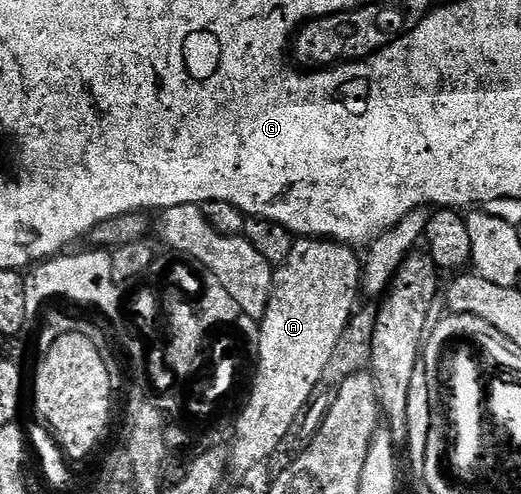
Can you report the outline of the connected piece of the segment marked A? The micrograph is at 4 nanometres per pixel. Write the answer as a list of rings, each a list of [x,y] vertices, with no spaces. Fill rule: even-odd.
[[[302,237],[295,242],[292,253],[288,253],[285,261],[275,270],[274,288],[268,301],[268,309],[260,321],[259,327],[262,328],[258,331],[258,368],[254,371],[254,384],[250,387],[250,396],[246,399],[246,408],[243,409],[242,416],[238,419],[238,428],[234,431],[234,448],[229,448],[228,451],[228,463],[233,470],[235,467],[238,471],[250,471],[257,463],[265,464],[269,460],[270,454],[276,449],[276,445],[280,445],[280,441],[284,441],[284,433],[288,433],[288,429],[292,429],[295,419],[306,410],[310,399],[314,396],[314,390],[322,381],[322,374],[324,373],[325,367],[328,366],[329,359],[332,358],[332,352],[336,350],[336,345],[348,325],[350,316],[356,310],[356,304],[354,302],[360,299],[362,263],[360,262],[360,255],[357,255],[354,251],[357,250],[353,246],[339,241],[331,241],[317,237]]]

